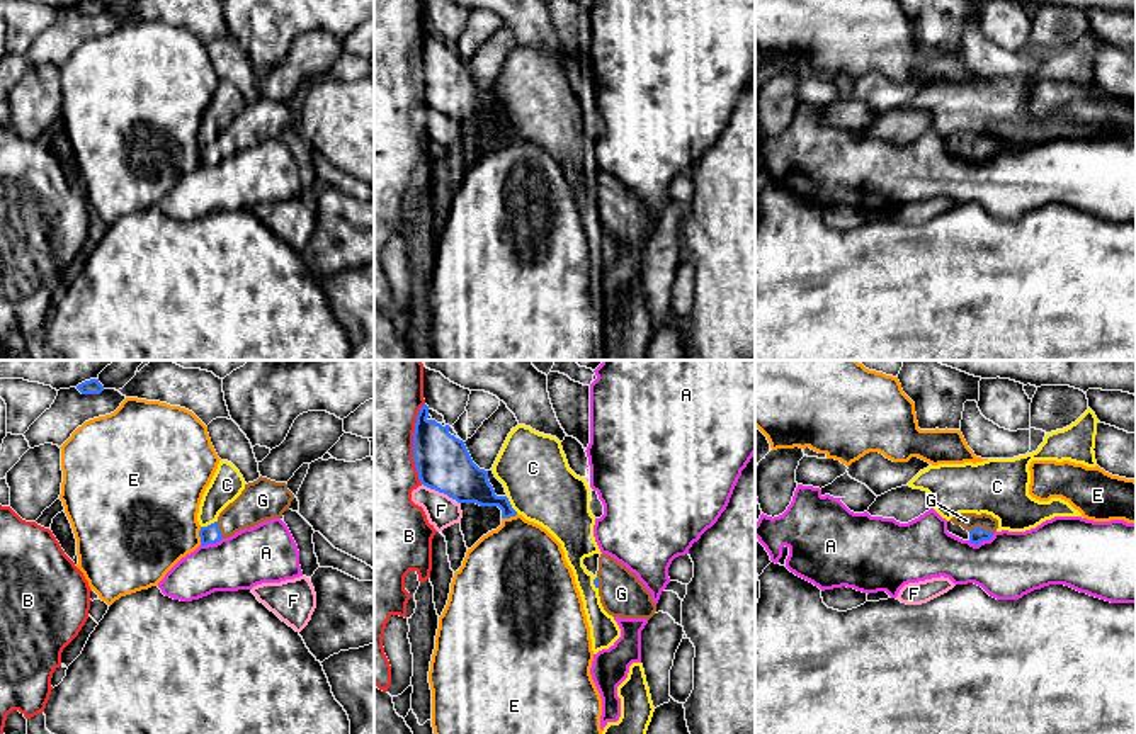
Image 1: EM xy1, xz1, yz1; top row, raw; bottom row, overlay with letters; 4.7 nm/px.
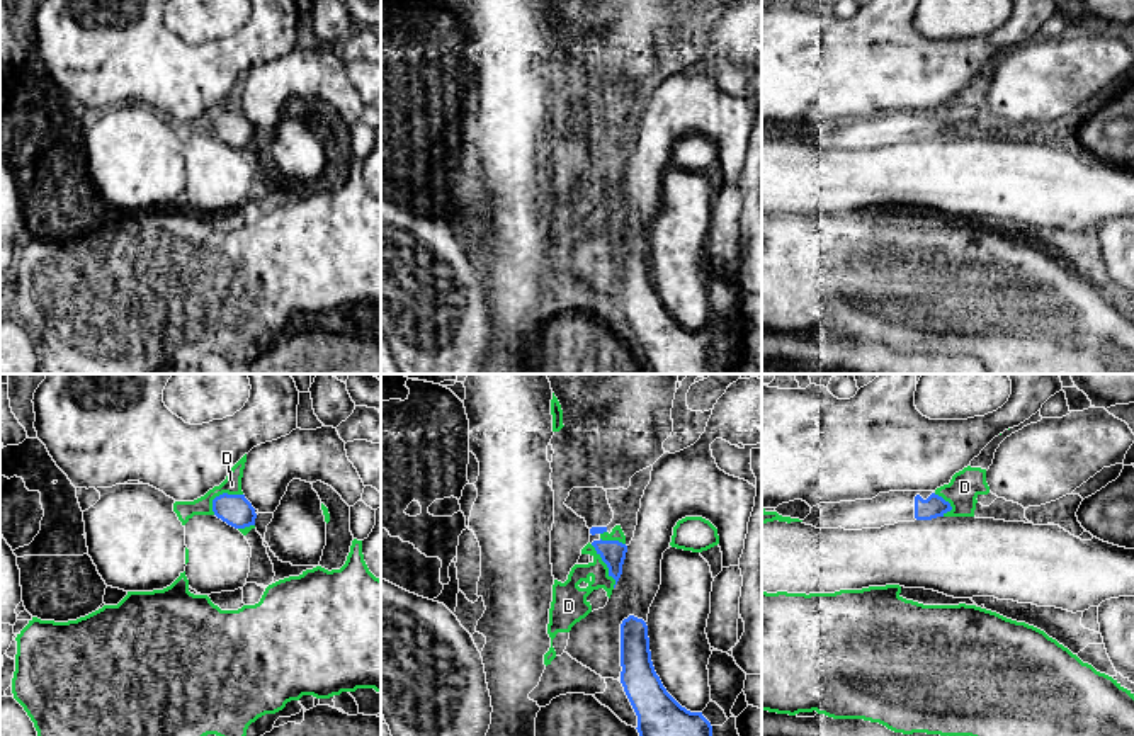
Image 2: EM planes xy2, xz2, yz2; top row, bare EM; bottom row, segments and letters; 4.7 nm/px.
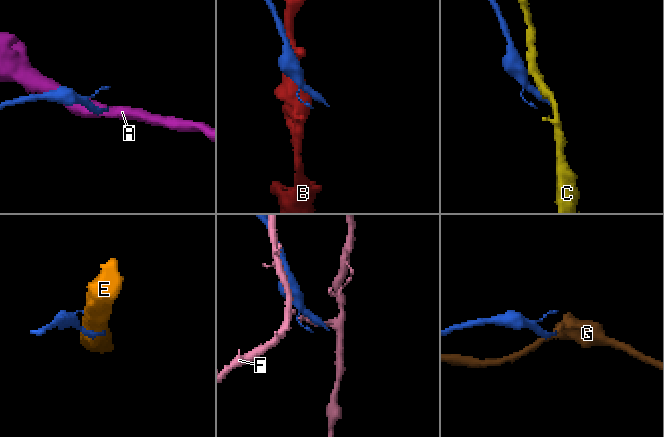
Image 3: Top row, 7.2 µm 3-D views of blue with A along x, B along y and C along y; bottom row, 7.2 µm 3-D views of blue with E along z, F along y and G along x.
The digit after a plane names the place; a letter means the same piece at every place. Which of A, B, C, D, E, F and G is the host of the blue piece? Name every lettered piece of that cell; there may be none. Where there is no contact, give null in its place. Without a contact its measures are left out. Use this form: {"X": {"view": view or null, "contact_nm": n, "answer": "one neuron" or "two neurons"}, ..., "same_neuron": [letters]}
{"A": {"view": "yz1", "contact_nm": 130, "answer": "two neurons"}, "B": {"view": "xz1", "contact_nm": 380, "answer": "two neurons"}, "C": {"view": "xy1", "contact_nm": 90, "answer": "two neurons"}, "D": {"view": "xz2", "contact_nm": 240, "answer": "two neurons"}, "E": {"view": "xy1", "contact_nm": 90, "answer": "two neurons"}, "F": {"view": "xz1", "contact_nm": 170, "answer": "two neurons"}, "G": {"view": "yz1", "contact_nm": 120, "answer": "one neuron"}, "same_neuron": ["G"]}

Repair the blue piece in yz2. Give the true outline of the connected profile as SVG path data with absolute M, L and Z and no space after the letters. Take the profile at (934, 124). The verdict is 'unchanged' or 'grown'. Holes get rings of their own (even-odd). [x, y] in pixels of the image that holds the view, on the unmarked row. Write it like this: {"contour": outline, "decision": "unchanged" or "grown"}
{"contour": "M932 112L927 119L923 119L920 114L915 116L916 139L932 139L937 136L944 136L950 129L950 122L935 112Z", "decision": "unchanged"}

